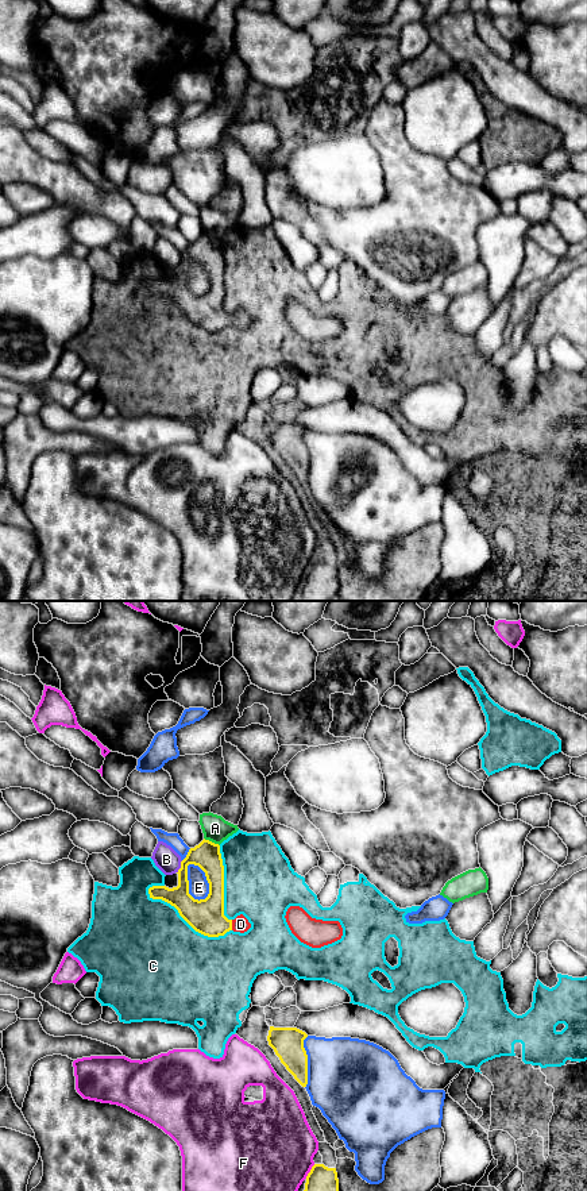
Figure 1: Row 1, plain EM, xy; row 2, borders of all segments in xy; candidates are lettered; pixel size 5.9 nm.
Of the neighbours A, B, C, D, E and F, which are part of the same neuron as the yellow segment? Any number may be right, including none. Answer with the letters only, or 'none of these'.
D

